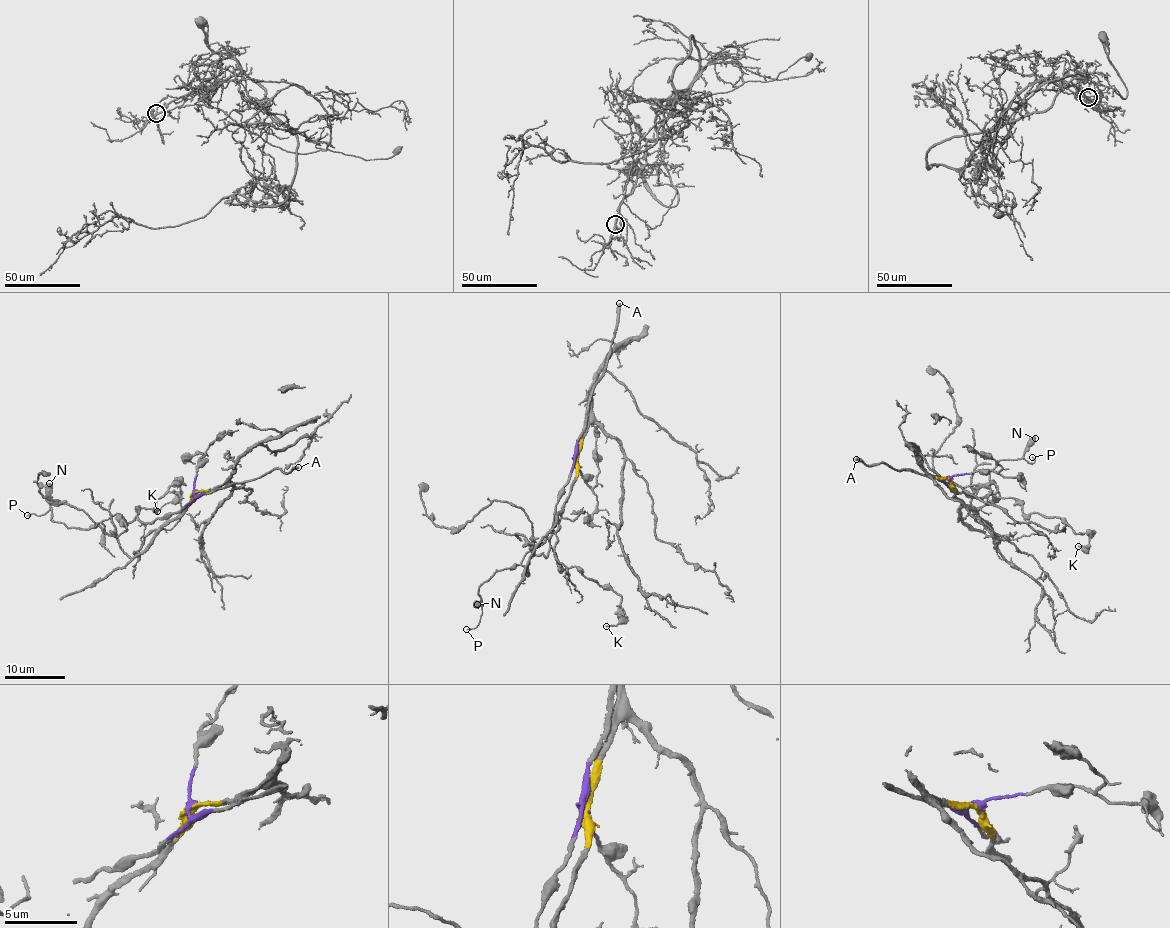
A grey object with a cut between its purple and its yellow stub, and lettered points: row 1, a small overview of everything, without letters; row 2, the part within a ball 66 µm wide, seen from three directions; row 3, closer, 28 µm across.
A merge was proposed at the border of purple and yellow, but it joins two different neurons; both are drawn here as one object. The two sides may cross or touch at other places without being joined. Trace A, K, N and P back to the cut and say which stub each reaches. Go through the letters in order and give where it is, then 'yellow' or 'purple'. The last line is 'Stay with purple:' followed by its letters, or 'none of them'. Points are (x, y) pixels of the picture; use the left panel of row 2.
A: at (298, 467); purple
K: at (157, 511); purple
N: at (49, 483); purple
P: at (27, 515); purple
Stay with purple: A, K, N, P

